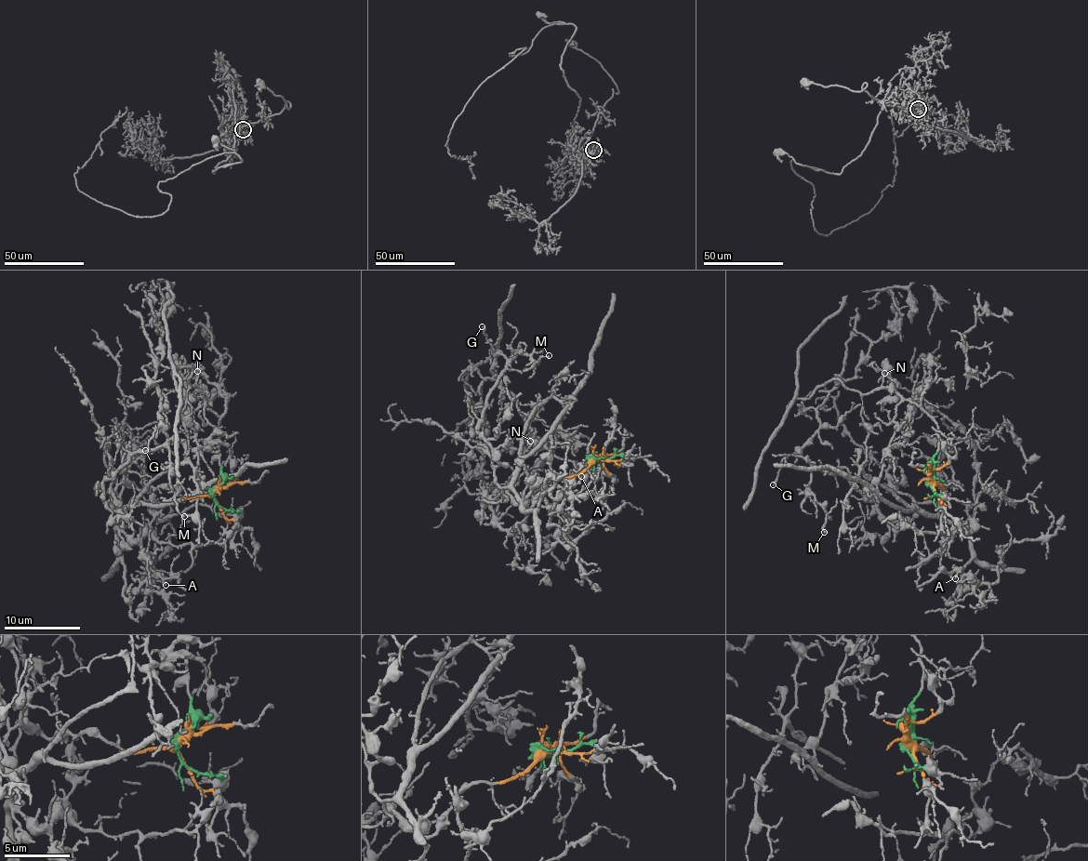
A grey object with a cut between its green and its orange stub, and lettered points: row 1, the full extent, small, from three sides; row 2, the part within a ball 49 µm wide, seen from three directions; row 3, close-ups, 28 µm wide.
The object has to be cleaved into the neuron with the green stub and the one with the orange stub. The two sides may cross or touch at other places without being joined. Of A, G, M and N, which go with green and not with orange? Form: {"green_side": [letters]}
{"green_side": ["N"]}

